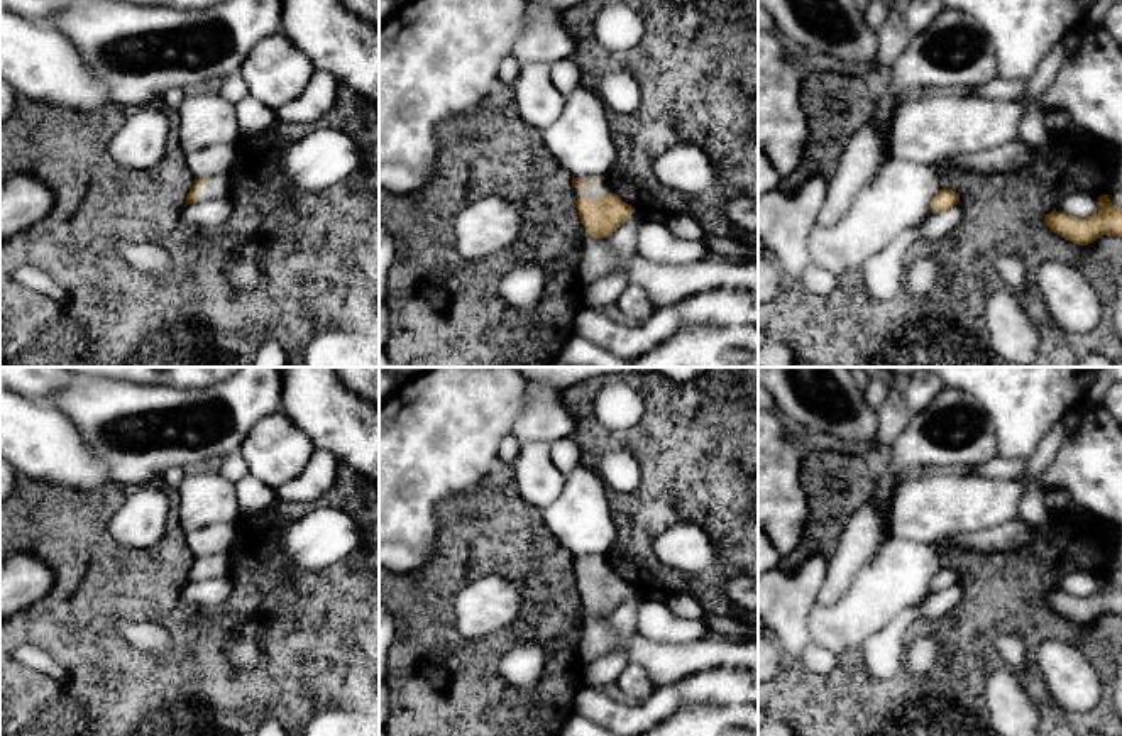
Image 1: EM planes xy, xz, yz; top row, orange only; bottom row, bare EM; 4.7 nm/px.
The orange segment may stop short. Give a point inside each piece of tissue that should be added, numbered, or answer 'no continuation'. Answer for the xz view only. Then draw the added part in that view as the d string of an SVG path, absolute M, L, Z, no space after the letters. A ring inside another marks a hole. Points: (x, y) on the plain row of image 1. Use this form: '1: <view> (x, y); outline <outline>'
1: xz (596, 565); outline M580 557L582 565L587 565L591 570L586 574L582 568L572 567L574 579L587 577L589 580L599 580L599 575L608 575L611 570L606 558L602 560L589 560L587 557Z

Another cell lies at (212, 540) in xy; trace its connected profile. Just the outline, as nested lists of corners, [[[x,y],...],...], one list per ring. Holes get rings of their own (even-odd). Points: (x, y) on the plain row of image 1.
[[[218,523],[186,535],[186,545],[193,558],[210,558],[228,553],[235,538],[235,523]]]

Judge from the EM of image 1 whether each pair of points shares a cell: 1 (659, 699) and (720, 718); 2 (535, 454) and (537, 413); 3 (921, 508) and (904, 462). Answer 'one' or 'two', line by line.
1: two
2: two
3: two

